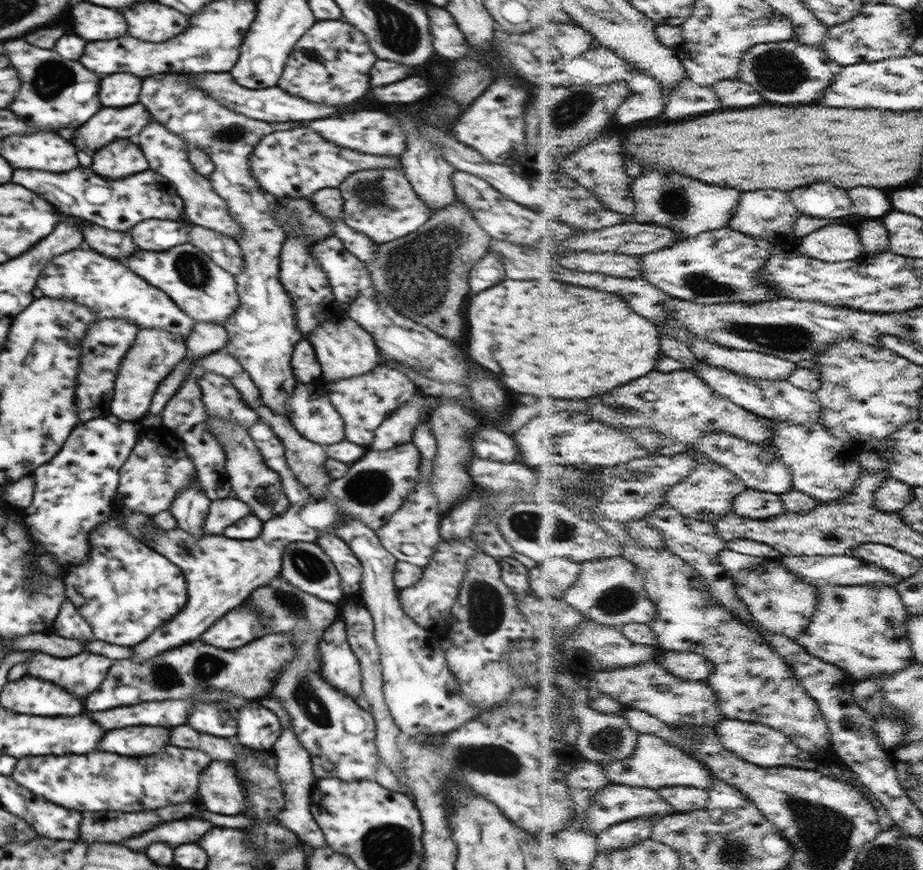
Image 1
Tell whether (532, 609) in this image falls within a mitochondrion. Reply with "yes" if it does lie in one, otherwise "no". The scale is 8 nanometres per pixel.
no

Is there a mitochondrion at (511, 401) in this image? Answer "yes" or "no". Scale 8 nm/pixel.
no

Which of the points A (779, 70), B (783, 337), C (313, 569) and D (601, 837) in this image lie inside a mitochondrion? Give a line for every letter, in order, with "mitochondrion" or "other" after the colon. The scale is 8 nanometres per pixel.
A: mitochondrion
B: mitochondrion
C: mitochondrion
D: other

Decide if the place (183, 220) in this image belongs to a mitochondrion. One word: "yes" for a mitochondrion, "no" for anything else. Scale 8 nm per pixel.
no

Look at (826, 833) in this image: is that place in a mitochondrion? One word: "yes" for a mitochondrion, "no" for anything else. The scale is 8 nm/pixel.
yes

